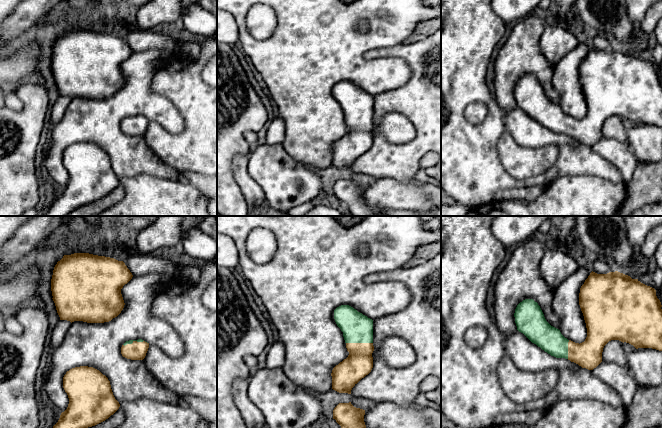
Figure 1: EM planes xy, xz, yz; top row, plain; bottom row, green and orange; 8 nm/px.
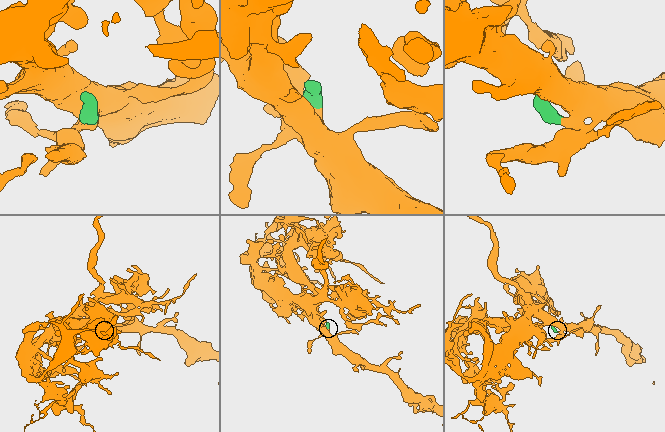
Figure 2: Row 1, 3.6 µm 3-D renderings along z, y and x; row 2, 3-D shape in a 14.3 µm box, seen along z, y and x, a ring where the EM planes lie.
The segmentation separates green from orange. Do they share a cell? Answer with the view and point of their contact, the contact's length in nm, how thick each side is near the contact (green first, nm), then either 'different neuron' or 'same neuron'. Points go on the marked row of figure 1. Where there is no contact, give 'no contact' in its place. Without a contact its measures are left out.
contact xz (359, 342); length 220 nm; calibres 240 and 220 nm; same neuron

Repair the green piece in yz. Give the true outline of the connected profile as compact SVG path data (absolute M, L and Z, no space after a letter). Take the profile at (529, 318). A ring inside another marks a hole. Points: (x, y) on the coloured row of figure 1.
M592 271L580 288L579 305L587 328L587 337L580 344L568 340L551 326L533 299L525 299L517 305L514 313L517 330L551 356L568 359L588 370L602 362L603 348L611 340L629 343L636 349L662 351L662 305L656 290L638 279L618 271L607 274Z

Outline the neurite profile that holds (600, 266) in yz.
M598 259L593 264L592 271L597 274L607 274L611 270L611 267L608 265L606 260Z

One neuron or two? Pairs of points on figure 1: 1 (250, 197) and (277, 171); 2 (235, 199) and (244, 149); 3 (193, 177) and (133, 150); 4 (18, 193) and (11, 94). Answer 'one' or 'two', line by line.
1: two
2: one
3: two
4: two

